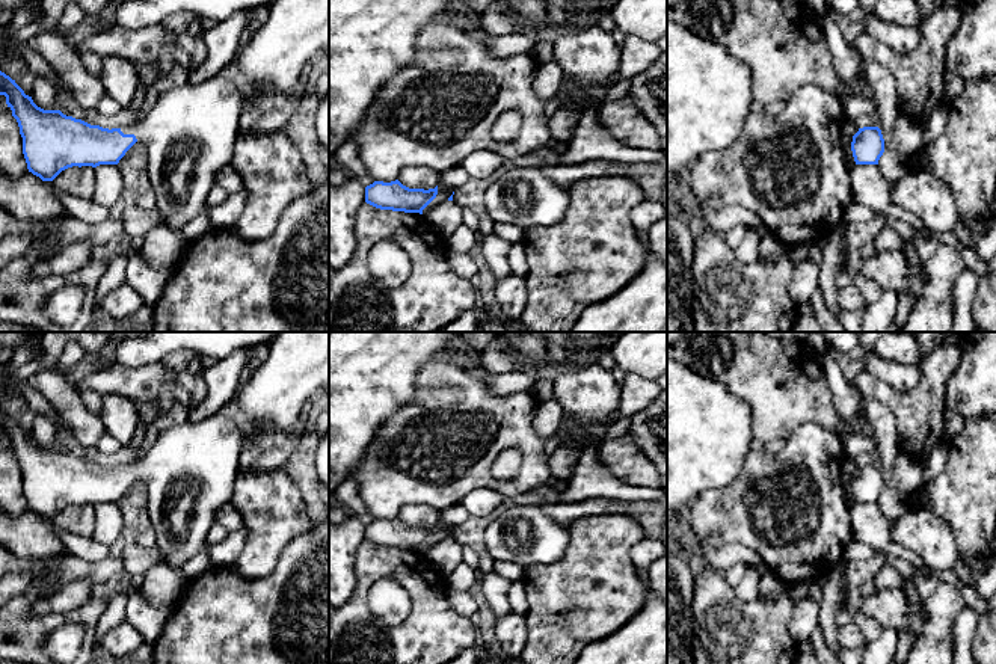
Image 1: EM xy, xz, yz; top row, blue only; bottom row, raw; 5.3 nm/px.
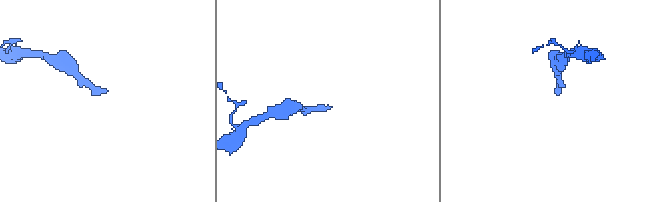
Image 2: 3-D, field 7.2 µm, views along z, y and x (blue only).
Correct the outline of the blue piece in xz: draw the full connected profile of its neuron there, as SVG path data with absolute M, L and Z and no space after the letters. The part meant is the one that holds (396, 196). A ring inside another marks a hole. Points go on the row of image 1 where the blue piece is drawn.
M398 180L391 183L374 181L365 187L365 202L380 208L404 213L420 213L436 198L435 189L409 189Z

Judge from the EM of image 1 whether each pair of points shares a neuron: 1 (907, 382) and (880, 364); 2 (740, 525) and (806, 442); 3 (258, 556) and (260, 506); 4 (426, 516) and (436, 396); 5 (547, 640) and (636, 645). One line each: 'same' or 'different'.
1: same
2: same
3: same
4: different
5: different

